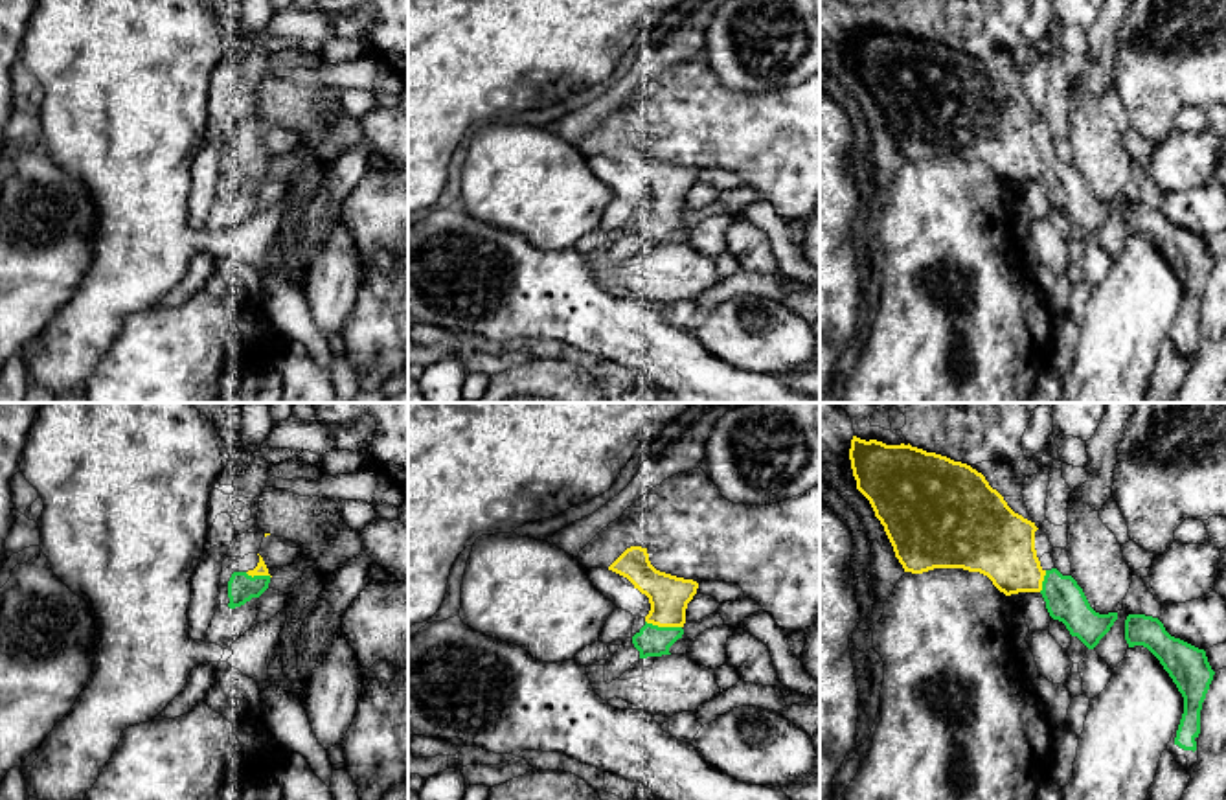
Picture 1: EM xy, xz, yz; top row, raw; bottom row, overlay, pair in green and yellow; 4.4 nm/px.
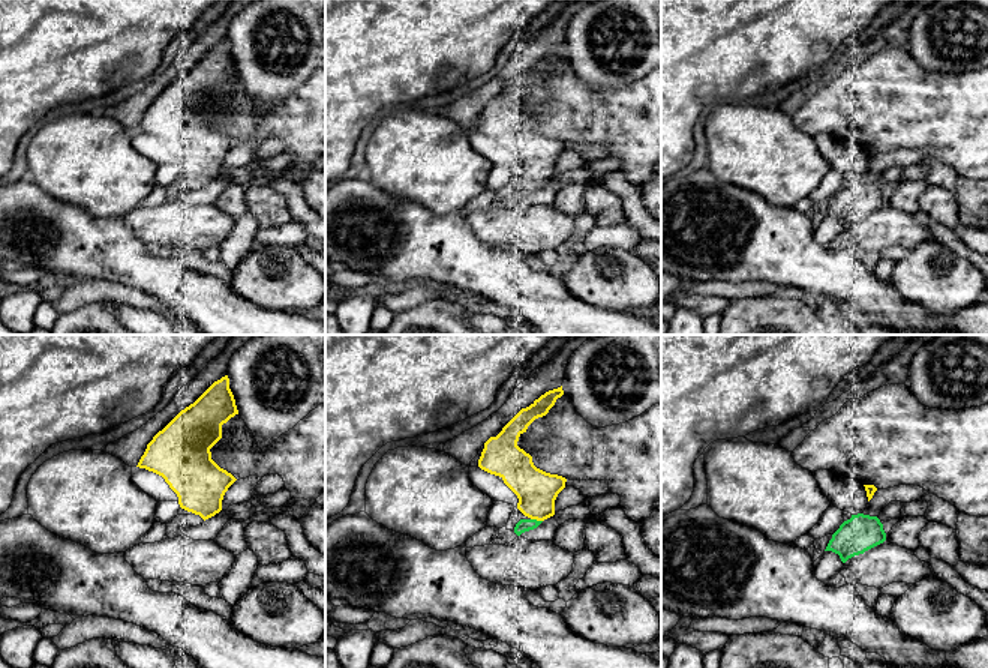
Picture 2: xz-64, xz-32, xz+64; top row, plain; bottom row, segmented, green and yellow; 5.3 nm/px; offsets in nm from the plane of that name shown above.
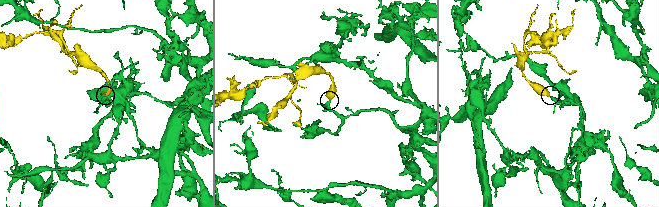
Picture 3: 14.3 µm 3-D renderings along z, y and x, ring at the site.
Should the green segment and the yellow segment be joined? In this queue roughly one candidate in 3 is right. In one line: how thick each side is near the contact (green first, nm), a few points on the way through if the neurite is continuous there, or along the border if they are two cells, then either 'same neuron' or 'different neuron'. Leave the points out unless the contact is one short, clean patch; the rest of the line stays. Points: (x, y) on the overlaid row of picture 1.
140 nm thick on the green side, 180 nm on the other; same neuron

